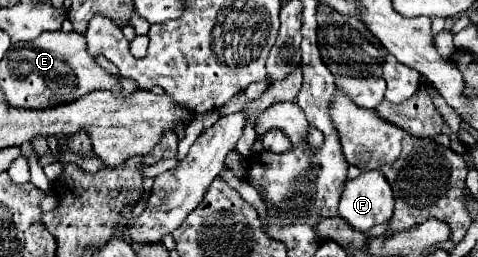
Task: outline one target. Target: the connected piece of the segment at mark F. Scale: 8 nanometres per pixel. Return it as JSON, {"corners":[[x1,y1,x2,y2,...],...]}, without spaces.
{"corners":[[363,171,357,179,347,181,339,201,339,217,355,231,367,231,393,217,393,193,379,171]]}

